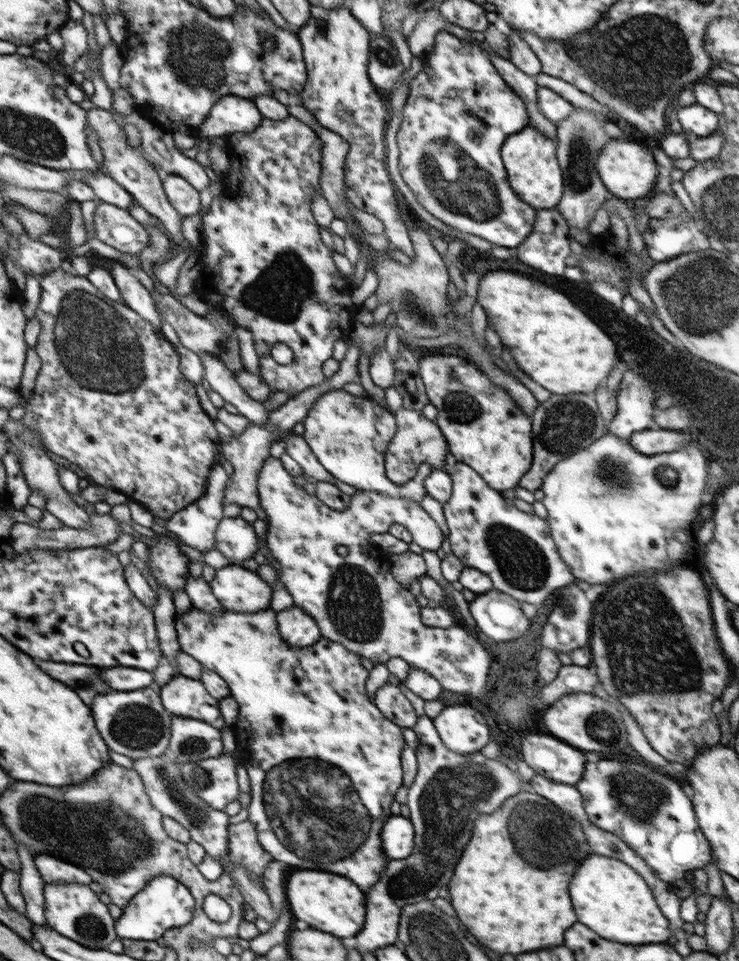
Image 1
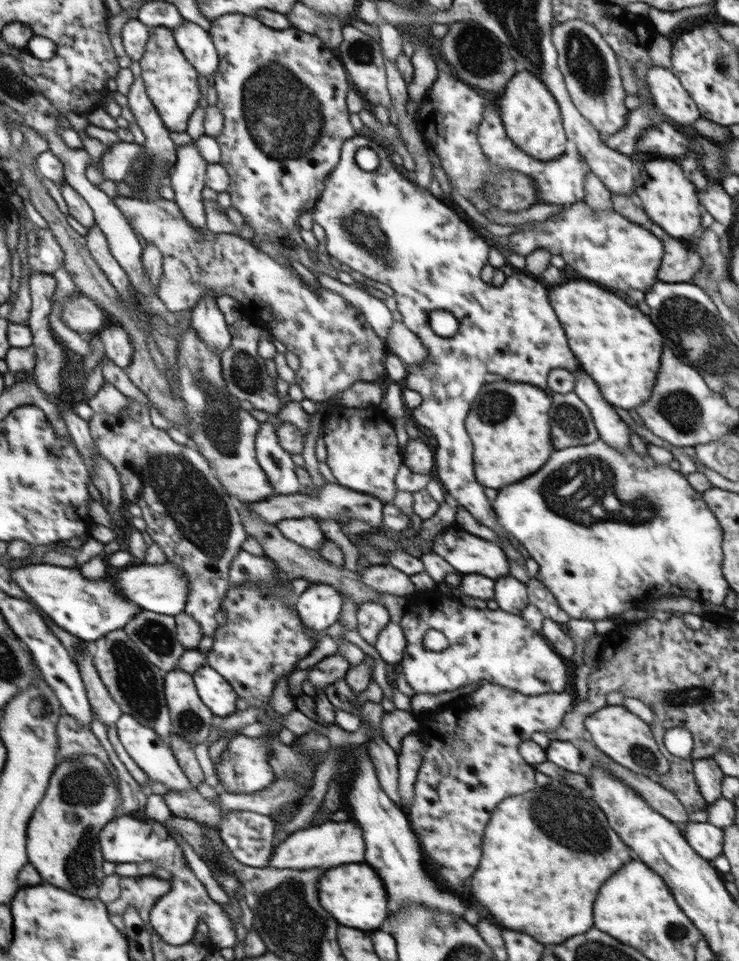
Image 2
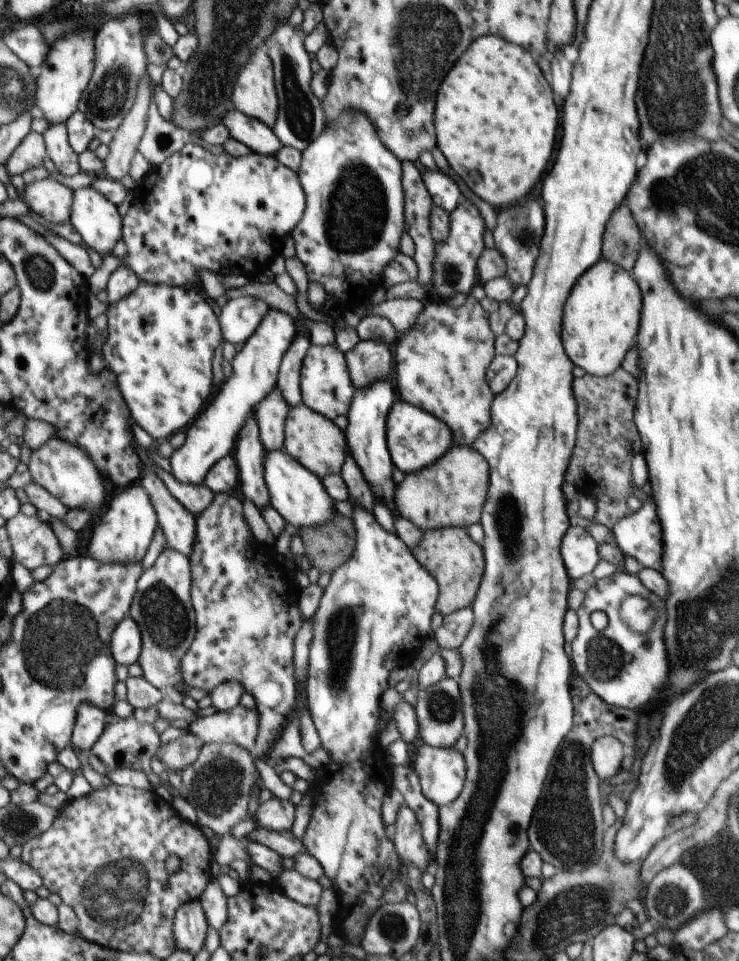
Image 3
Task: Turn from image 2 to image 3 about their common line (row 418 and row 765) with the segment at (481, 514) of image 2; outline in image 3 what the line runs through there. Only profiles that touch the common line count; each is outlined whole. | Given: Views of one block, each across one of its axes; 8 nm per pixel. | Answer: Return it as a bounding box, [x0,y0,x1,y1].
[413,743,466,807]

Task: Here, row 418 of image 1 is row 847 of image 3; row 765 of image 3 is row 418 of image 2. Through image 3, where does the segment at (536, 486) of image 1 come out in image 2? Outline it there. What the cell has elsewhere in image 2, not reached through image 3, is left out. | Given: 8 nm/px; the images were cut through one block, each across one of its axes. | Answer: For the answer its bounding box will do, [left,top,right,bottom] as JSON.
[550,392,599,448]

